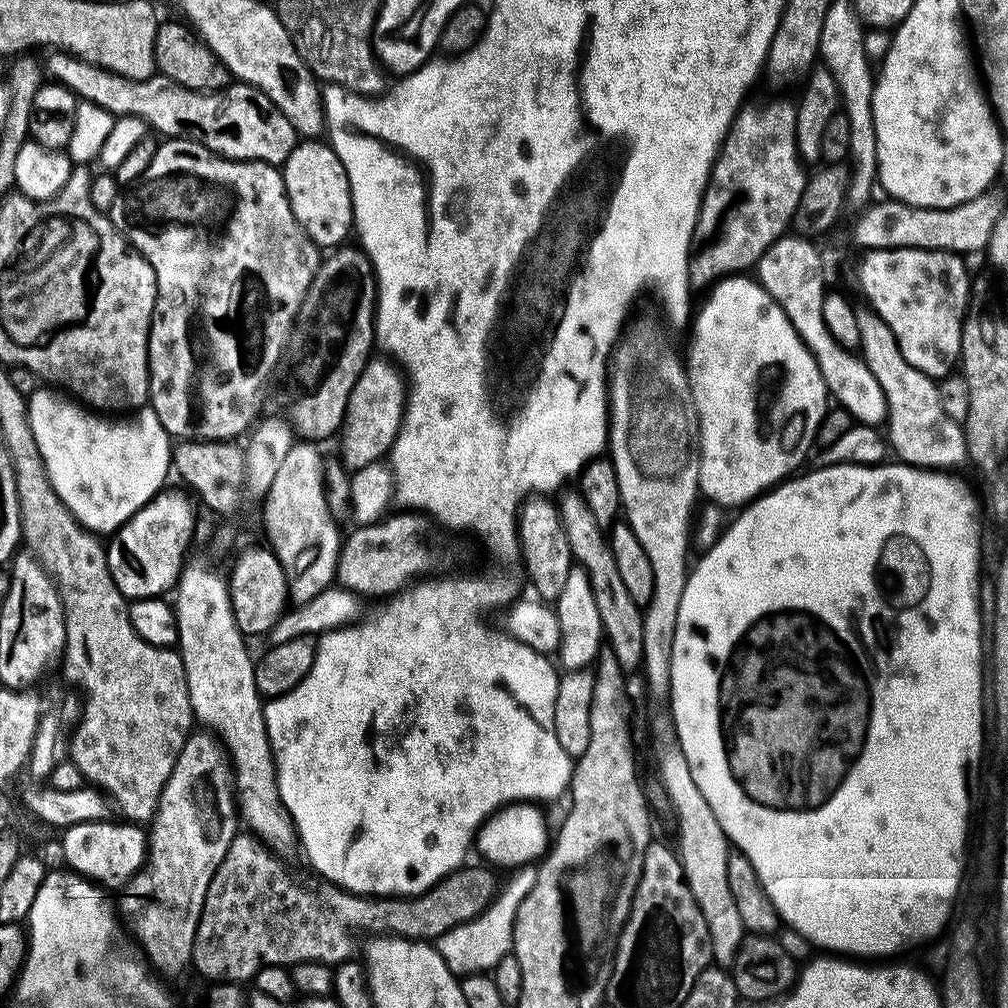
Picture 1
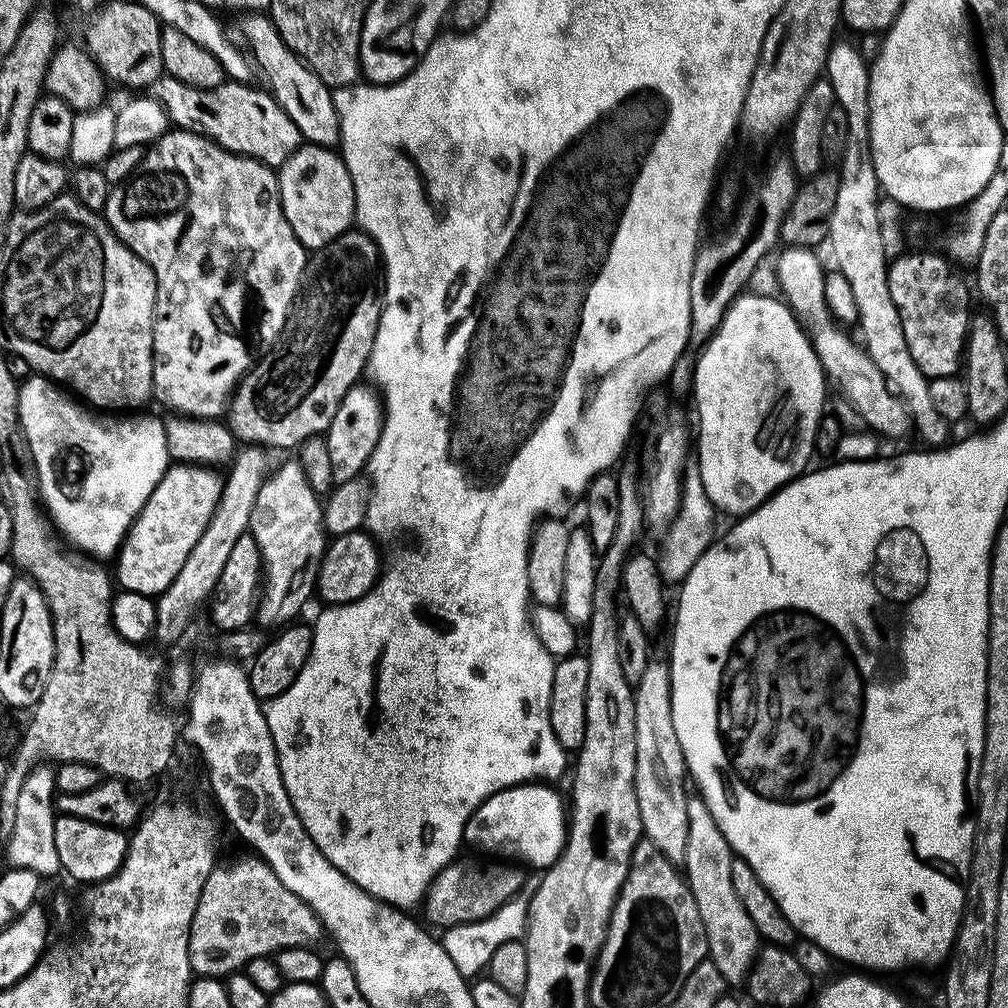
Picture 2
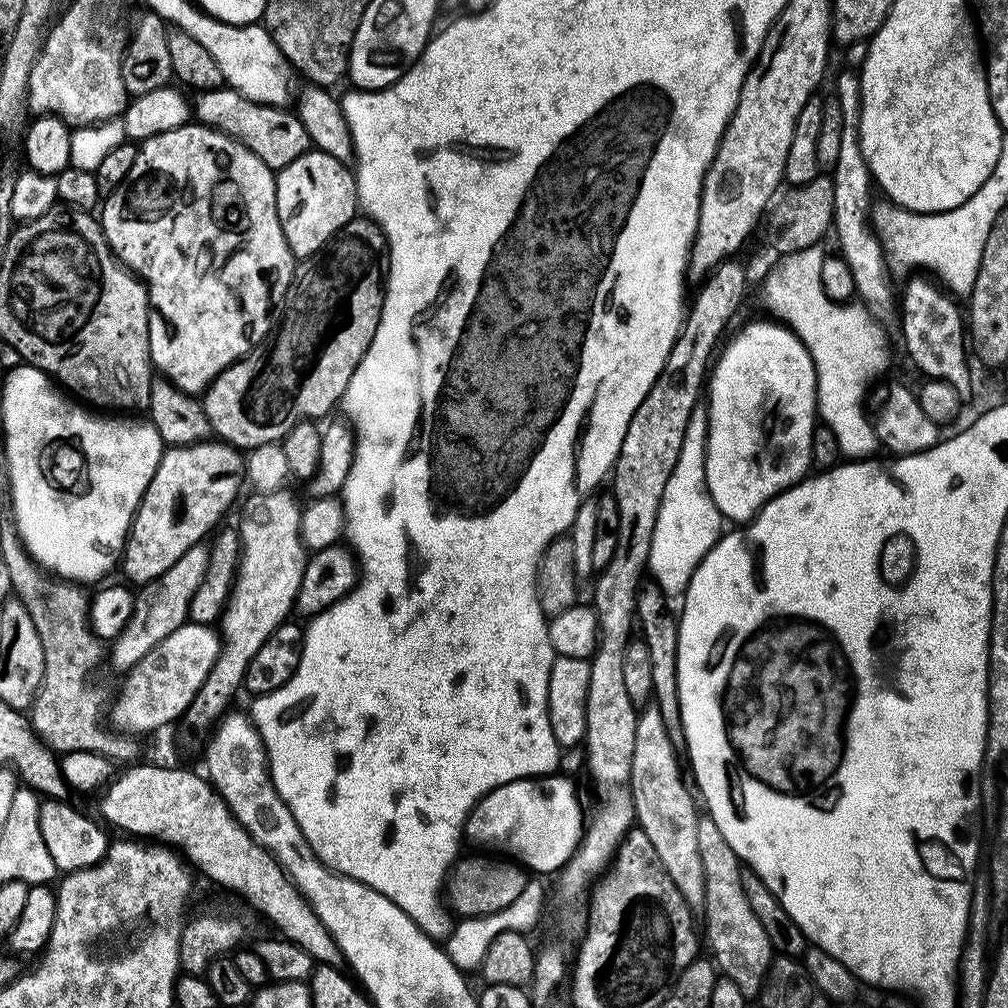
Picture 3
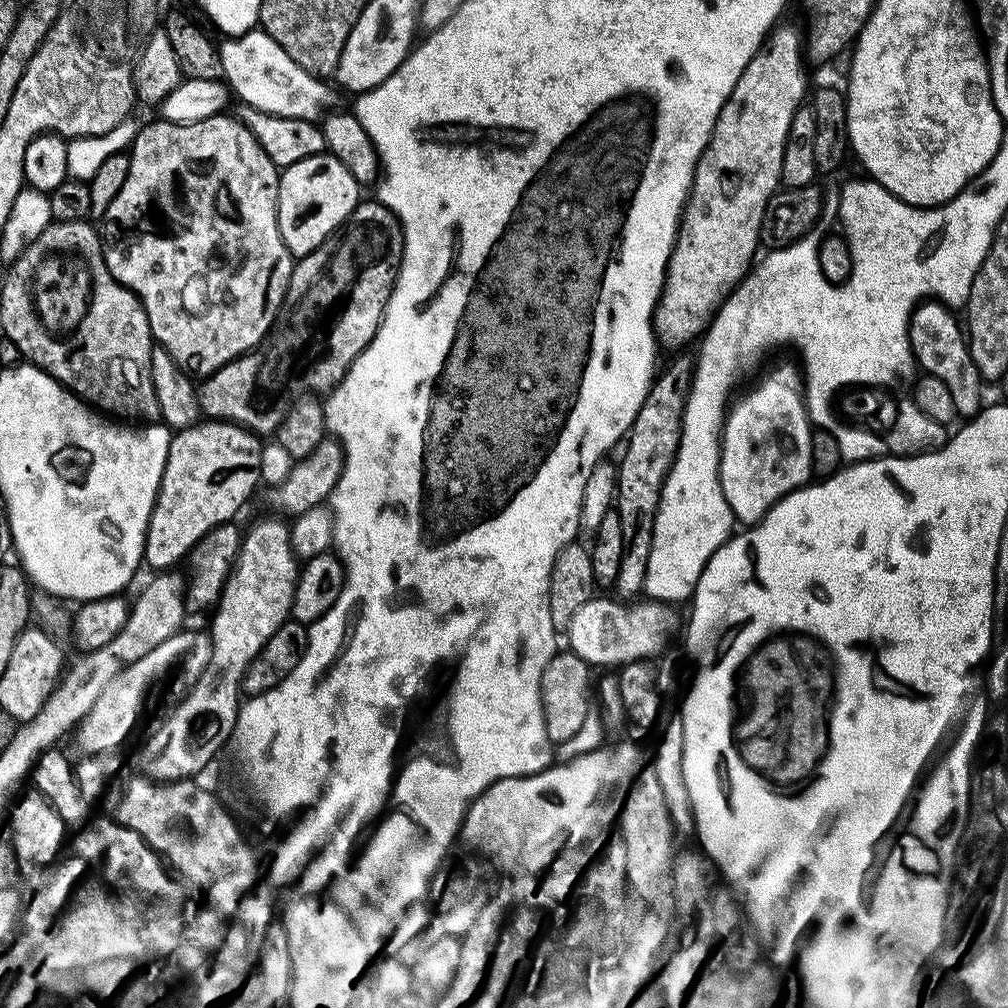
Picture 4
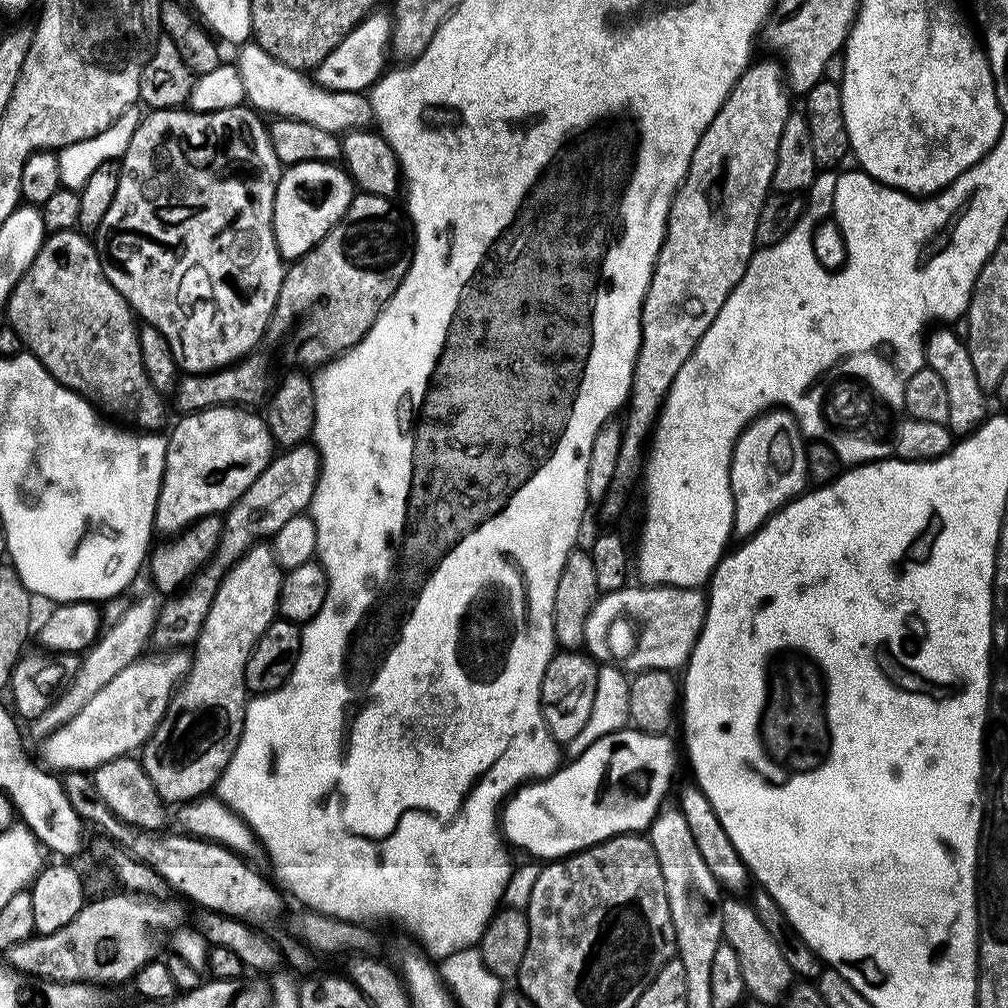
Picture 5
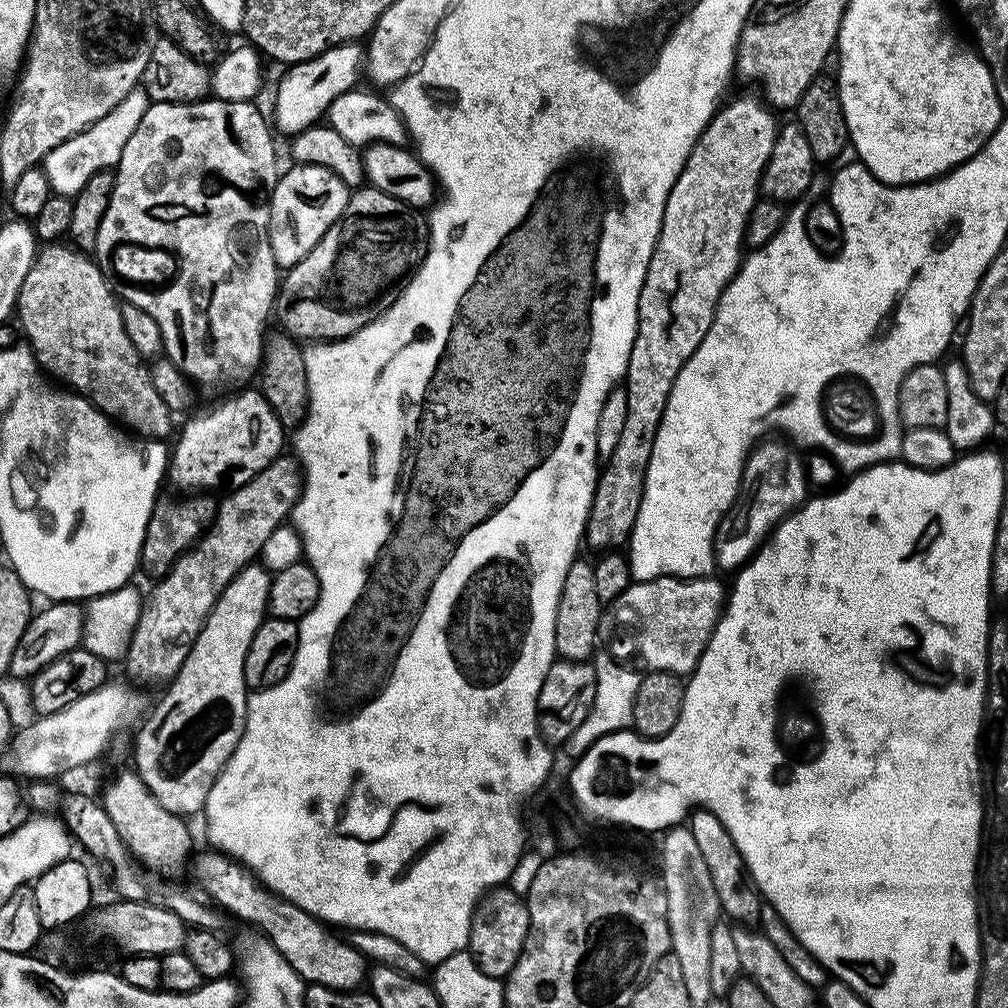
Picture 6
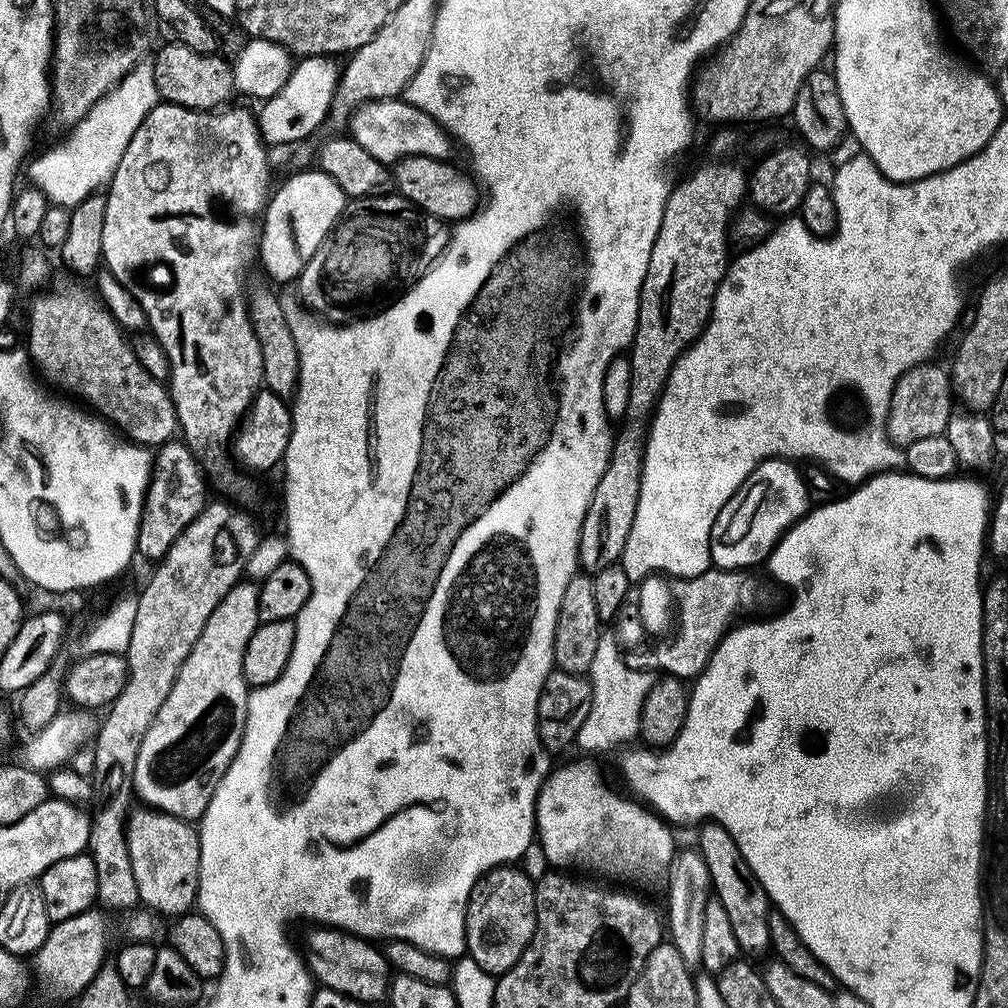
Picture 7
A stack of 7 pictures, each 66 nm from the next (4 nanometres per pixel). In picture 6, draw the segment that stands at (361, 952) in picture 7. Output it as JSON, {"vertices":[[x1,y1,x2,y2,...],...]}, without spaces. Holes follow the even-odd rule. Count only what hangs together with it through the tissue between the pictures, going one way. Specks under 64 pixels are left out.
{"vertices":[[215,850,207,851,195,855,192,867,194,866,195,876,204,884,210,896,208,898,234,918,236,916,258,927,256,929,271,941,274,947,286,958,291,968,299,974,301,980,308,984,322,985,330,989,354,992,363,985,360,984,363,980,365,983,369,979,370,962,352,943,346,940,342,942,336,937,330,936,329,932,331,931,316,917,300,907,294,906,288,900,281,899,276,893,269,892,265,886,260,884,255,875,239,861]]}

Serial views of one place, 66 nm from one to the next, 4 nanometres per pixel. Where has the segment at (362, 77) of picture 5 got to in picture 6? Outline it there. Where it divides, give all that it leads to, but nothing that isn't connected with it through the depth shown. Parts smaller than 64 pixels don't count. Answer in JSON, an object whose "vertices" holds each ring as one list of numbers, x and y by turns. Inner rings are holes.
{"vertices":[[353,42,351,44,339,44,338,46,334,46,330,50,326,50,322,54,318,54,314,58,310,58,306,62,302,62,301,64,294,64,291,65,287,69,288,72,285,74,284,77,280,80,280,85,276,88,276,120,274,116,274,124,276,127,276,124,278,127,281,128,282,131,288,132,287,134,295,134,297,132,301,132,302,130,306,130,307,128,311,128,312,125,321,123,325,119,326,113,328,108,332,105,339,96,342,94,346,94,347,92,353,91,357,87,356,79,359,78,359,76,362,76,362,65,365,63,366,56,365,53,362,51,361,45,359,43]]}

